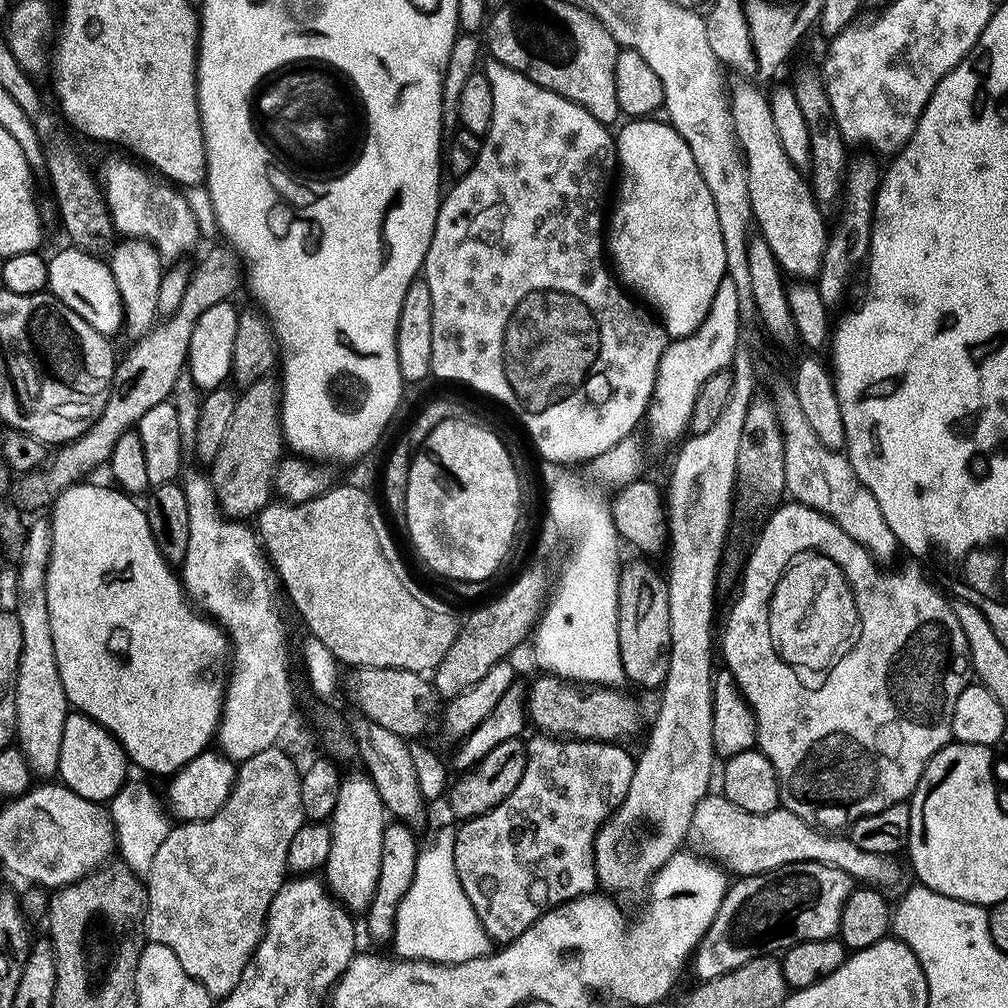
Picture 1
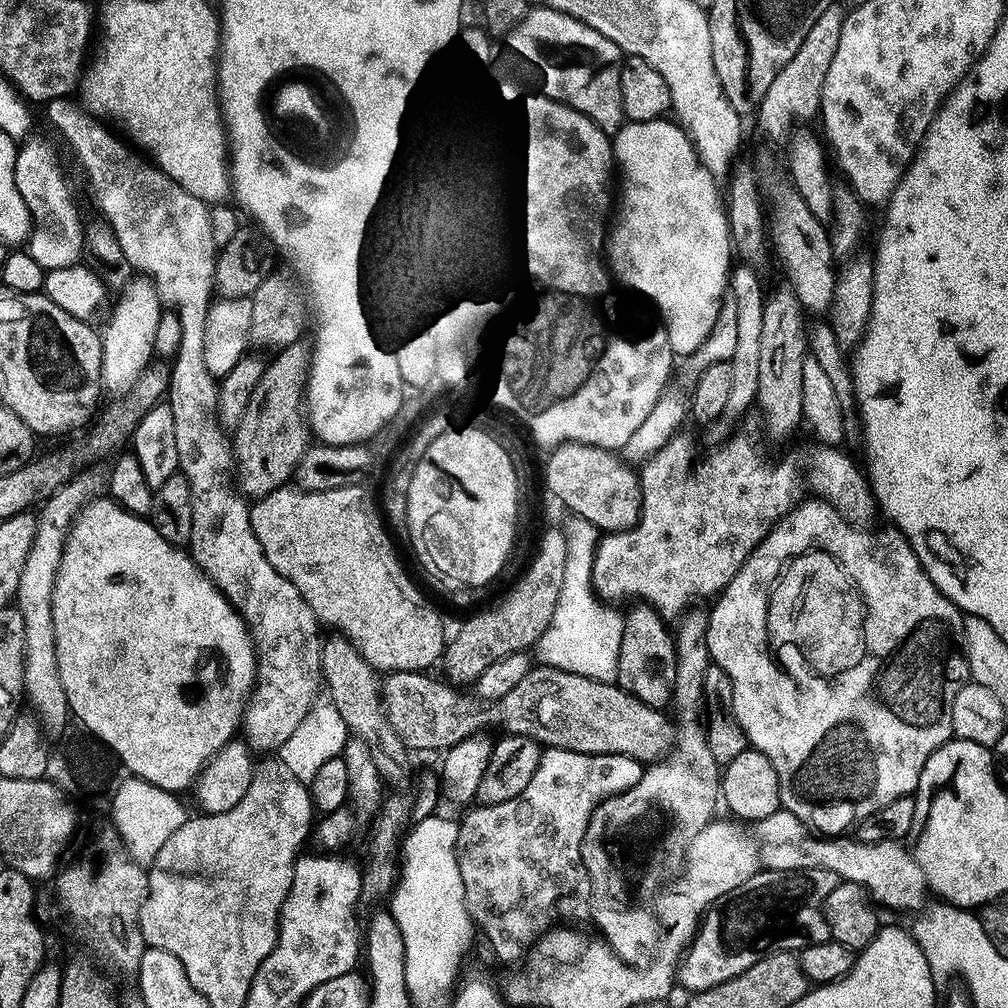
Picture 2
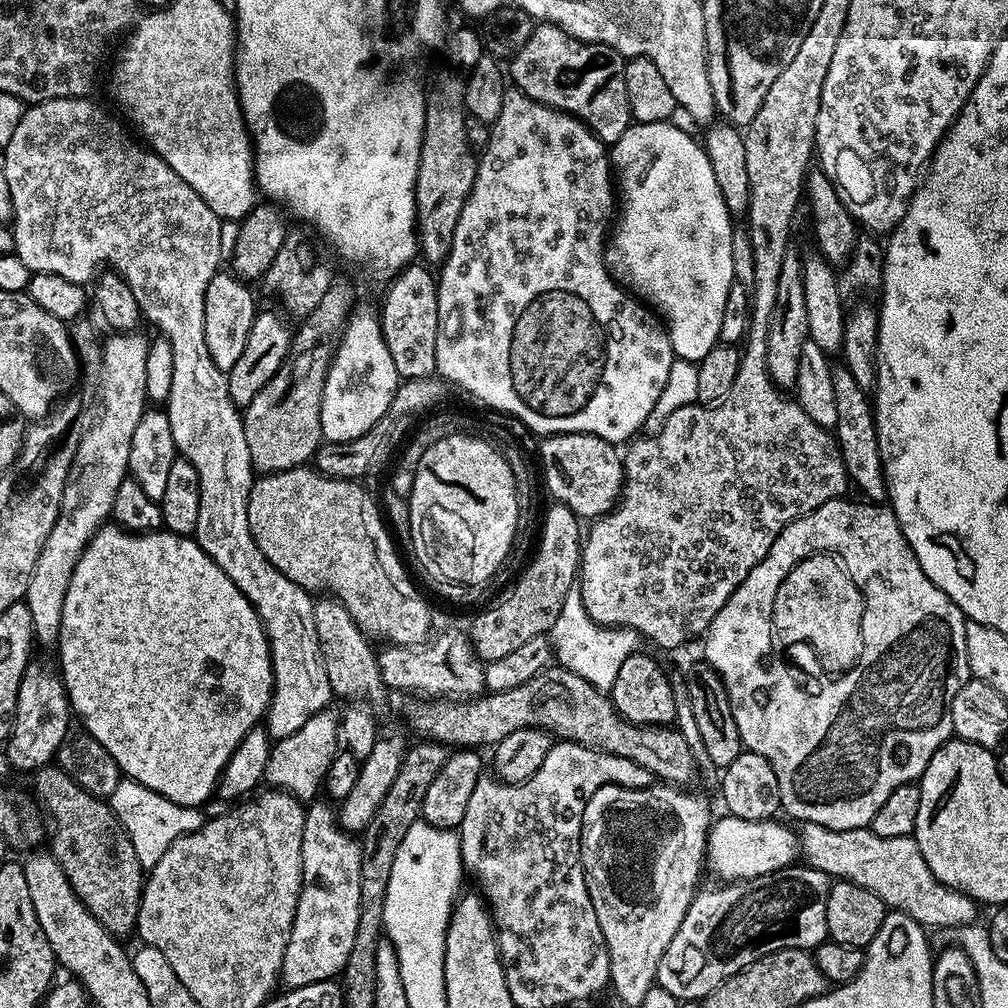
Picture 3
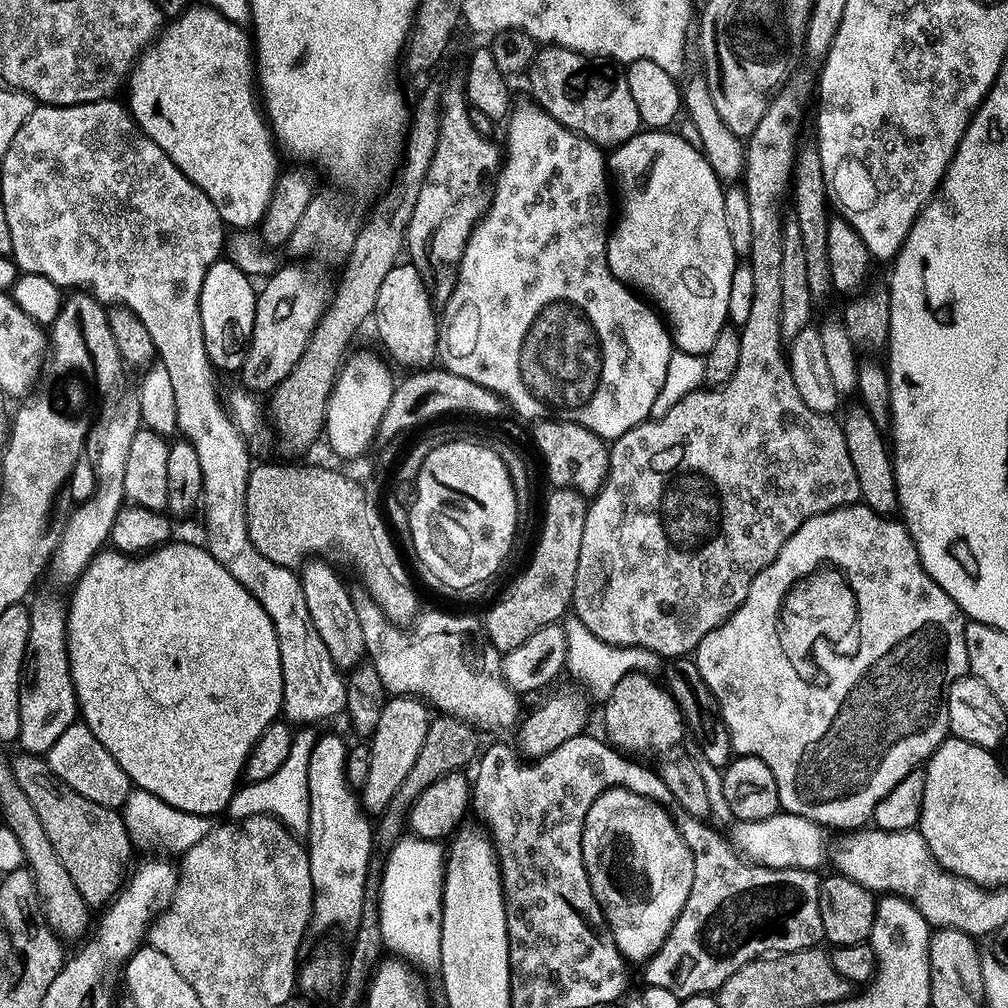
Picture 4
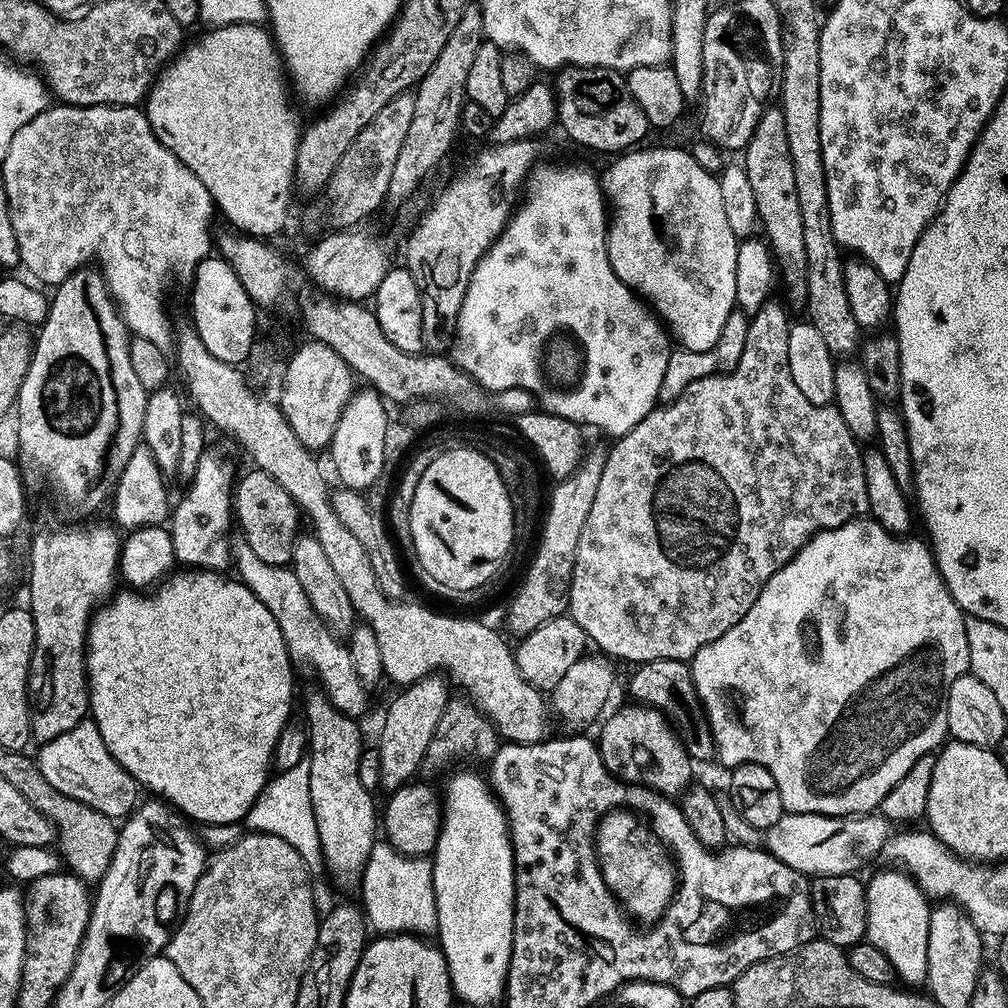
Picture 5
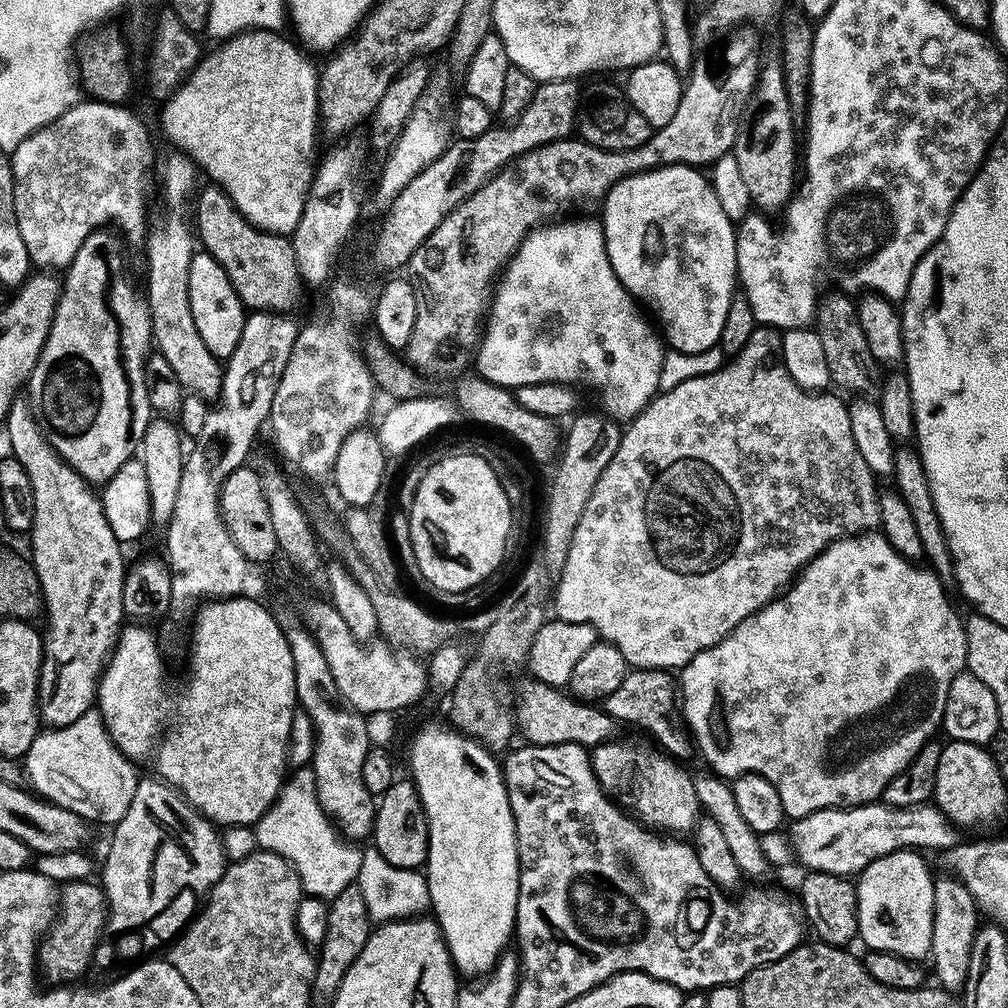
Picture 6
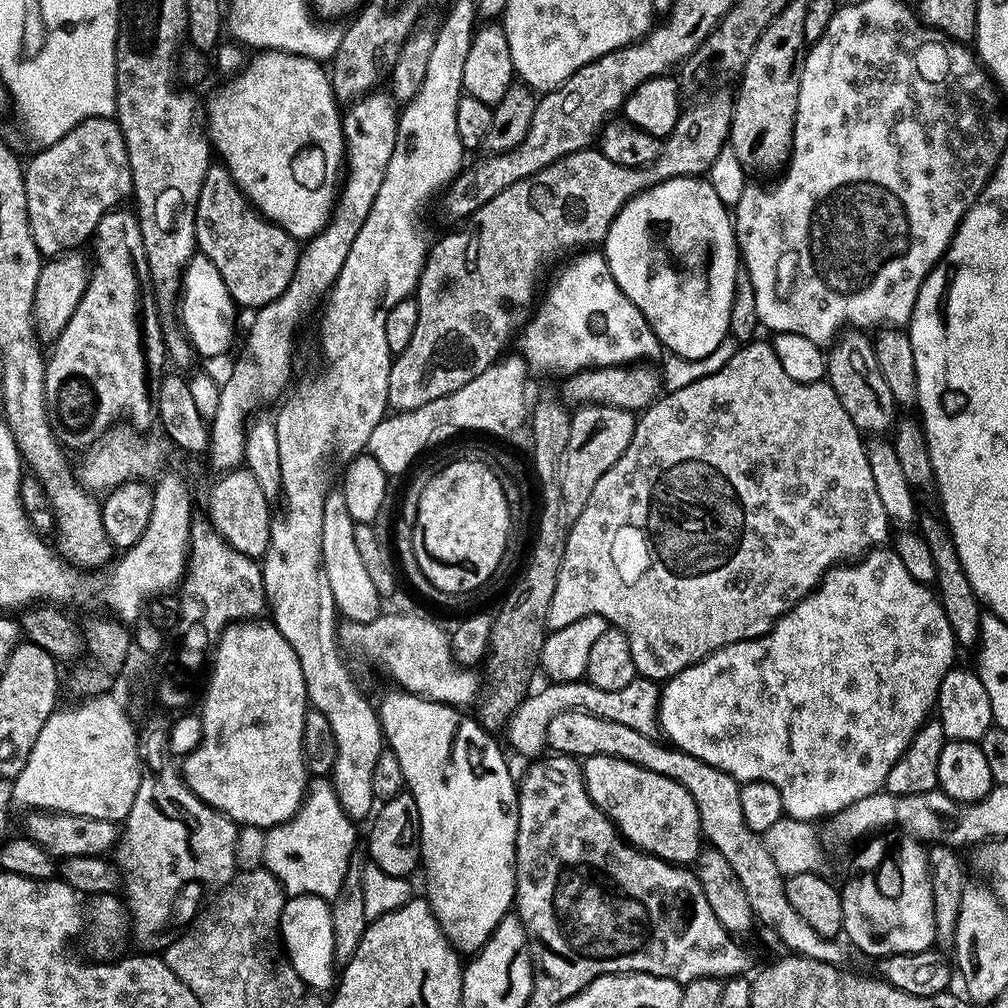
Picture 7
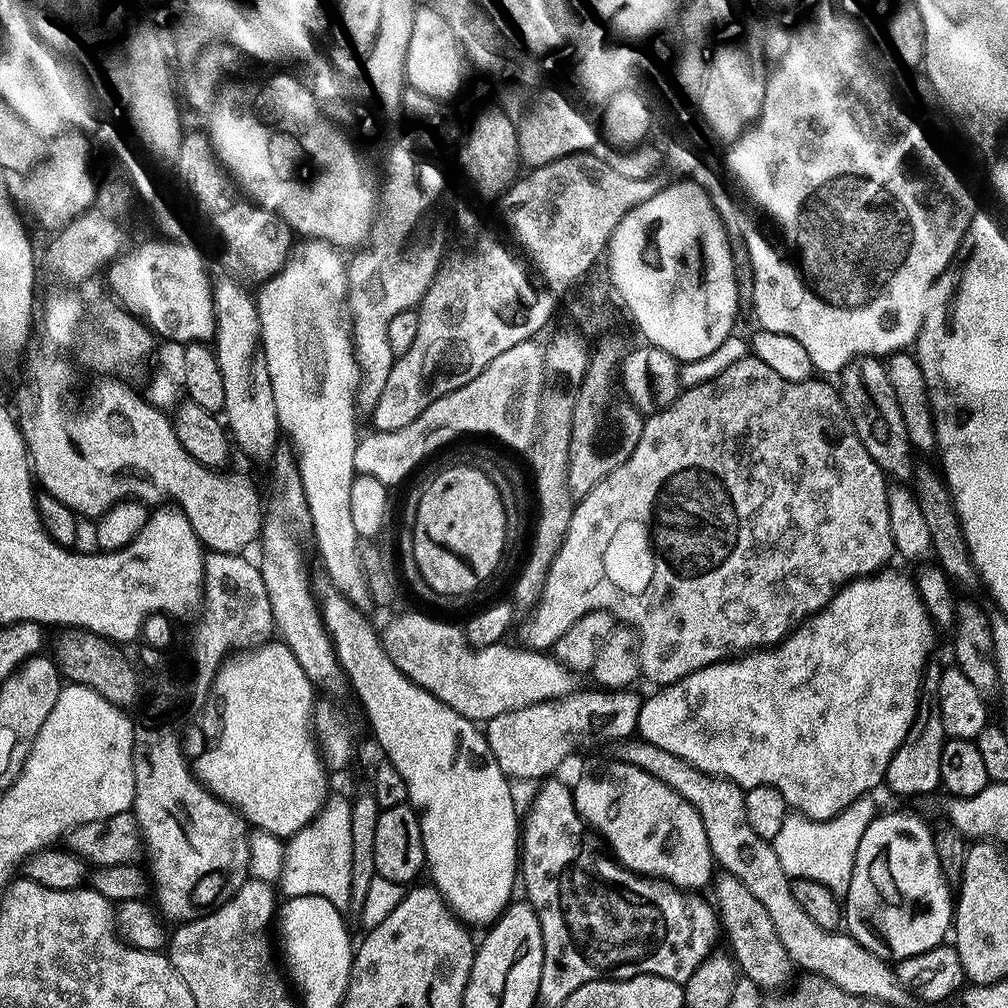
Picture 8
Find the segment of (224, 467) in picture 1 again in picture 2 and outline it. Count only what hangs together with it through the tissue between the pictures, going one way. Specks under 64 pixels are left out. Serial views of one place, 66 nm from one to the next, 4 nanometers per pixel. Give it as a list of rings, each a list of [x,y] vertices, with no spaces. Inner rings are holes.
[[[297,342],[277,351],[267,361],[264,373],[250,394],[245,413],[231,433],[232,459],[234,461],[234,479],[243,495],[248,498],[259,498],[283,488],[293,479],[293,472],[299,460],[310,447],[310,425],[306,419],[306,385],[310,367],[310,348],[307,343]]]

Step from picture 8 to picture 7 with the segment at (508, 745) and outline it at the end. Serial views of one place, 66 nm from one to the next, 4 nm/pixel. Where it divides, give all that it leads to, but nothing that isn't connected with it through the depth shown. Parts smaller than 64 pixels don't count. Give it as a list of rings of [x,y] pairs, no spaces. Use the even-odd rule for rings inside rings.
[[[637,678],[630,682],[630,686],[622,686],[622,690],[598,690],[588,682],[573,682],[558,684],[555,682],[547,685],[540,693],[529,695],[517,706],[516,712],[509,717],[506,725],[508,740],[516,752],[524,756],[532,756],[535,752],[543,753],[546,748],[546,733],[548,723],[555,713],[567,712],[570,708],[587,709],[596,715],[622,722],[622,726],[630,726],[639,732],[645,731],[644,720],[655,721],[660,710],[661,685],[657,681],[647,678]]]

